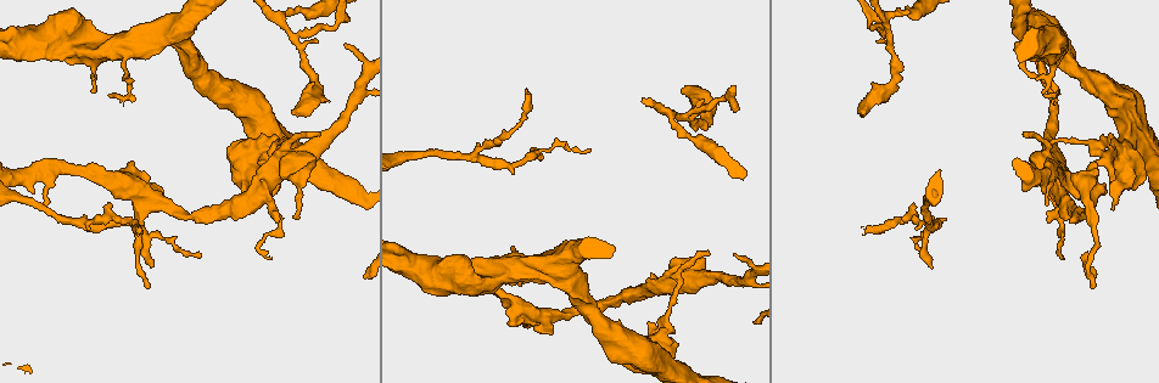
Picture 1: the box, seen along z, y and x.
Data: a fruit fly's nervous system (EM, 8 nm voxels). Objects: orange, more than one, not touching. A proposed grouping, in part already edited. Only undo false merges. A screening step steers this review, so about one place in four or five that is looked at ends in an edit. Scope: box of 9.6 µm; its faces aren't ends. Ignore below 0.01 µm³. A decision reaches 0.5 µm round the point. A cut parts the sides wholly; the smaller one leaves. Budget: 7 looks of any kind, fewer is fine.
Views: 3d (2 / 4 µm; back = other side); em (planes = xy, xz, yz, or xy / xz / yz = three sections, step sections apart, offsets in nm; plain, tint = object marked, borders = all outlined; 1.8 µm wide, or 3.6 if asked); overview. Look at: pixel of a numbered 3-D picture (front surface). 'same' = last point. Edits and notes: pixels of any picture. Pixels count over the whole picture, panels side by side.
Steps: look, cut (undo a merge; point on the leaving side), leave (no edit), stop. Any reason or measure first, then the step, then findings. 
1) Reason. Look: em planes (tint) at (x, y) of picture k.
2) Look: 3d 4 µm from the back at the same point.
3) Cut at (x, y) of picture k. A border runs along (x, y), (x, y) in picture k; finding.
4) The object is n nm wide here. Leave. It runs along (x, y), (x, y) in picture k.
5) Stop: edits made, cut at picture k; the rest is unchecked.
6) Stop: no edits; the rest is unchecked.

Calibre changes. Look: 3d 4 µm at (265, 161) of picture 1.

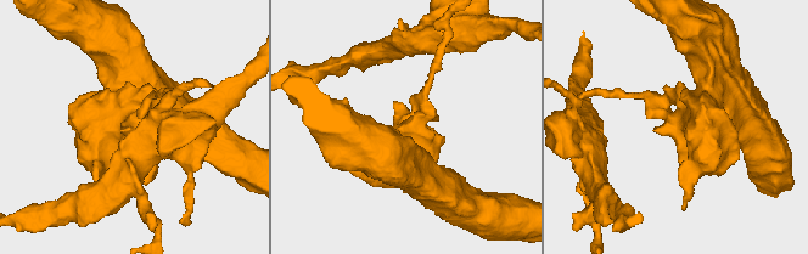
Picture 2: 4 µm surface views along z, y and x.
Shape alone is not enough. Look: em 3.6 µm yz step 8 (plain) at (137, 124) of picture 2.

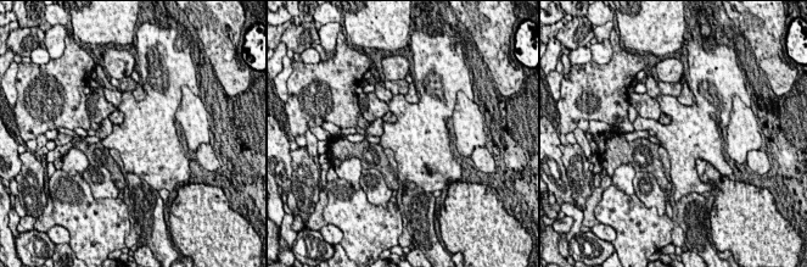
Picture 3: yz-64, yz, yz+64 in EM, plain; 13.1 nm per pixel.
Look: em 3.6 µm yz step 8 (tint) at the same point.

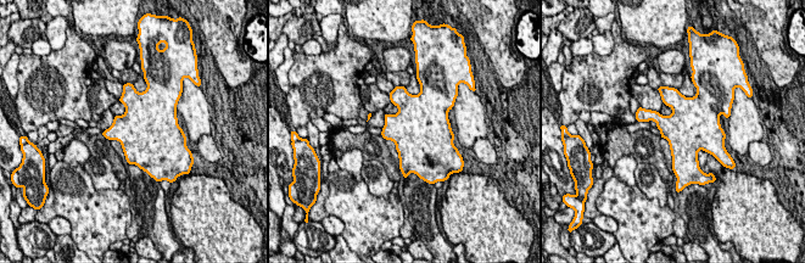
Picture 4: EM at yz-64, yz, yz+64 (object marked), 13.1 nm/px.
The object is 650 nm wide here. Leave. One cell here.

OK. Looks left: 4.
Look: em yz step 8 (tint) at (476, 157) of picture 1.

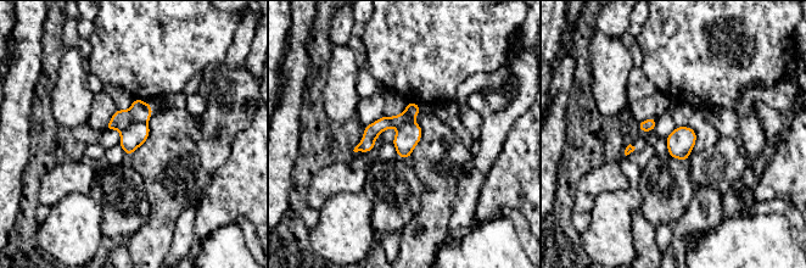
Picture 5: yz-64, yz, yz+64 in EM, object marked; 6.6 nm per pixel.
Look: em planes (tint) at the same point.

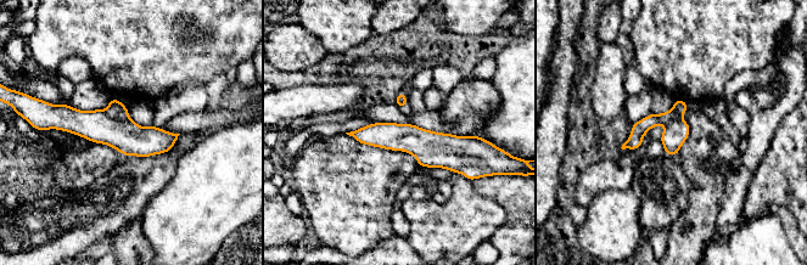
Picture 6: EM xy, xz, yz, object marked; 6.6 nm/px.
Cut at (117, 110) of picture 6. A border runs along (104, 111), (115, 118), (129, 119) in picture 6; two cells meet here.

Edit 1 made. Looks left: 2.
Stop: edits made, cut at picture 6; the rest is unchecked.

